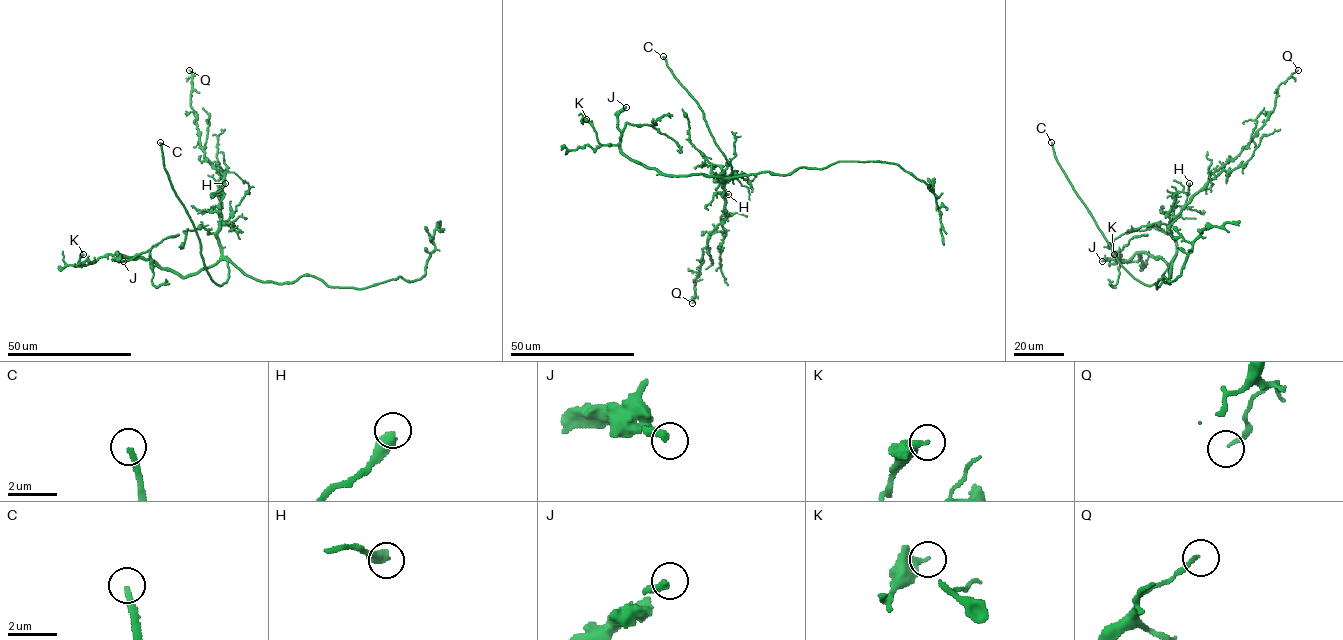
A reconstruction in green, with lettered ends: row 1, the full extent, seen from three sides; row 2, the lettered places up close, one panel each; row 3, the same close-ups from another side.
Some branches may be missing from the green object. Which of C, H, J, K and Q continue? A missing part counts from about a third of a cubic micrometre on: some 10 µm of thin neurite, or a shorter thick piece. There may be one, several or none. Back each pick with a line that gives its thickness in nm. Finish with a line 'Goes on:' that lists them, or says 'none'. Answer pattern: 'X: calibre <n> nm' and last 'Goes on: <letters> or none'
C: calibre 240 nm
J: calibre 300 nm
Goes on: C, J

